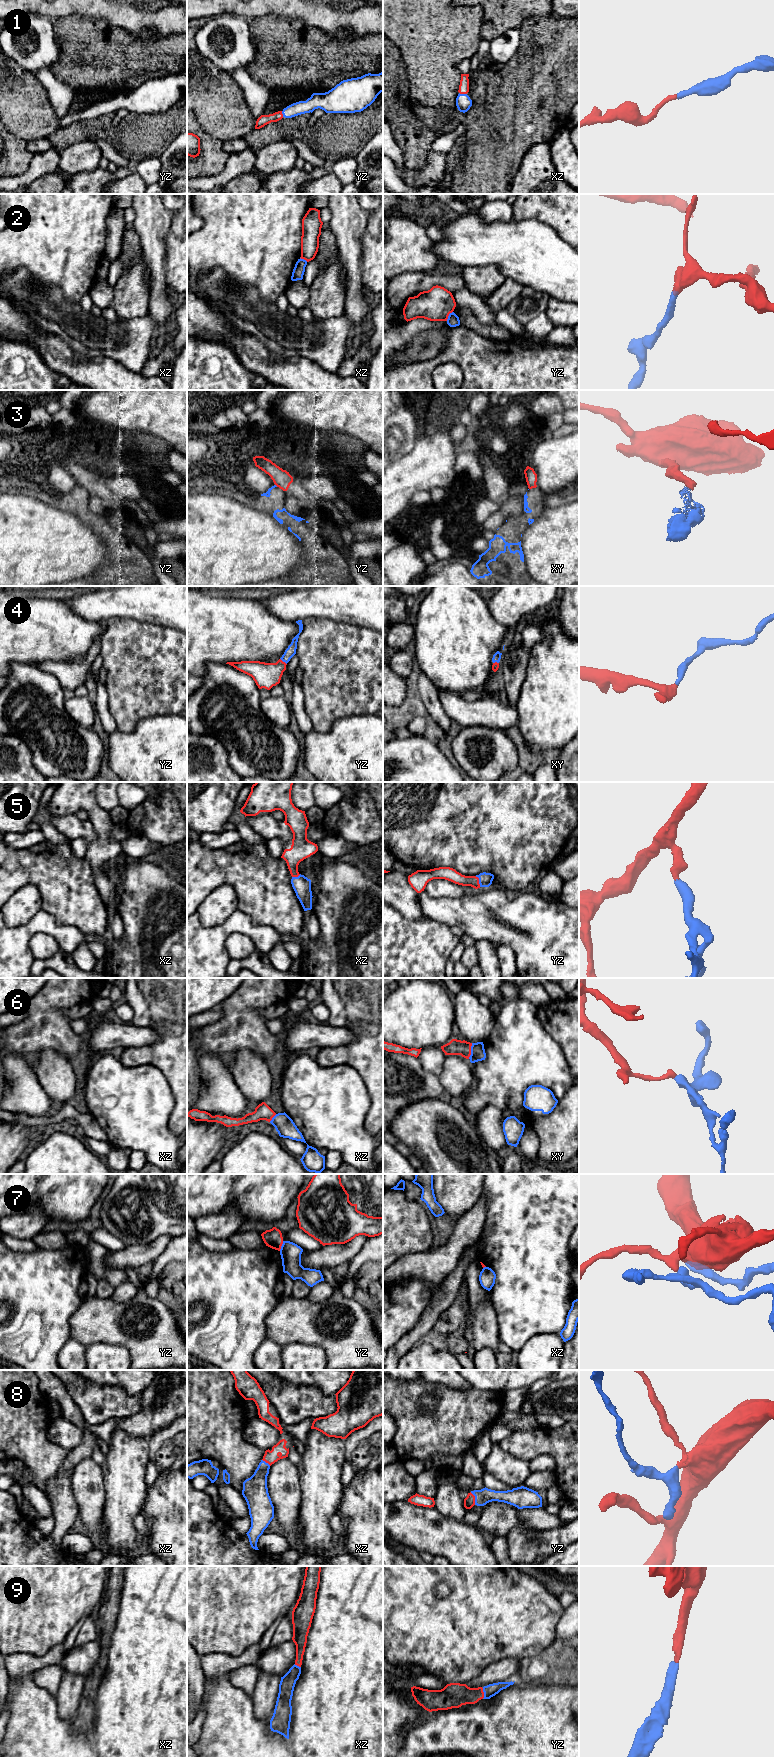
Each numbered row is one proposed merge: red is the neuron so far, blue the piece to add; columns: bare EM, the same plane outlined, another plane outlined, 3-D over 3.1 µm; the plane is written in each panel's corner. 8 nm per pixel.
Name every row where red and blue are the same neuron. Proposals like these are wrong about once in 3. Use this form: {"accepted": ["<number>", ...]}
{"accepted": ["1", "4", "5", "6", "8", "9"]}

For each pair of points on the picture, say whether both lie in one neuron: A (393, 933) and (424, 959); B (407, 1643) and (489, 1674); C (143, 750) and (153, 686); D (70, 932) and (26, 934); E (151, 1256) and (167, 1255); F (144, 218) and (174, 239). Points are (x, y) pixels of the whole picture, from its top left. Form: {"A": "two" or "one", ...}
{"A": "one", "B": "two", "C": "two", "D": "one", "E": "two", "F": "two"}

